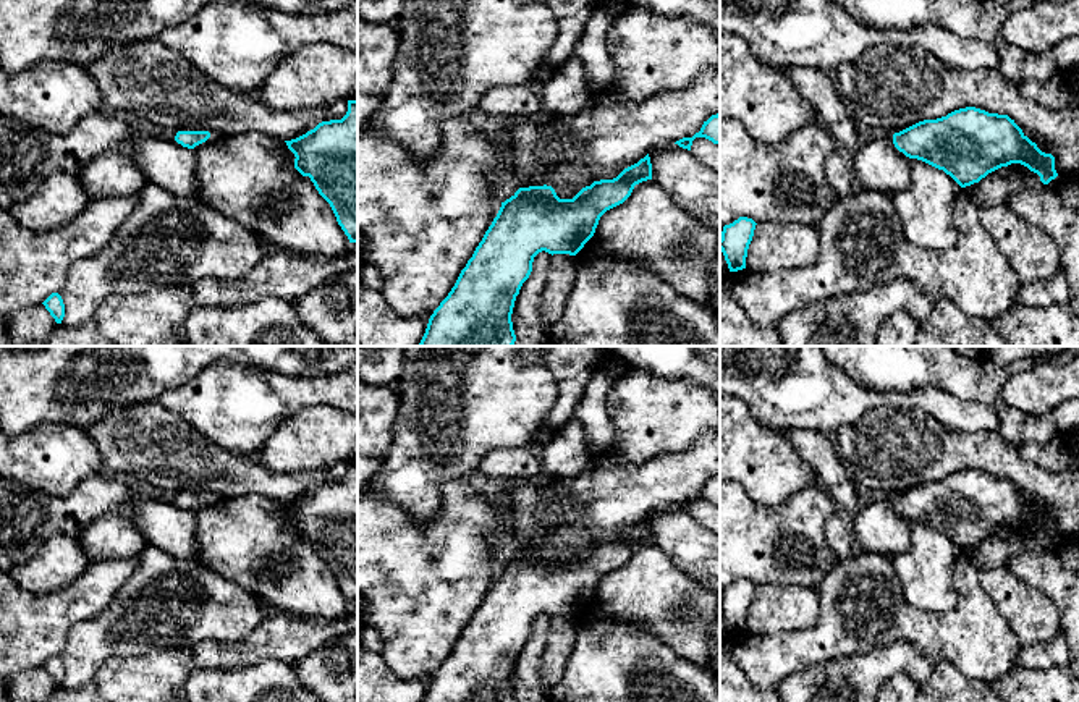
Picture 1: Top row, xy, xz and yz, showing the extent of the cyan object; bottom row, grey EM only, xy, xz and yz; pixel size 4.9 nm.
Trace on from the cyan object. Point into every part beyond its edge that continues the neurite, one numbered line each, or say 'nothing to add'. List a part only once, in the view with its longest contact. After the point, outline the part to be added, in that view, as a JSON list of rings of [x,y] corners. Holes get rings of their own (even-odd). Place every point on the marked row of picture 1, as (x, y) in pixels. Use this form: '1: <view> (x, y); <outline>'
1: xy (214, 136); [[[180,128],[180,129],[176,129],[176,133],[178,131],[209,131],[210,137],[202,144],[212,144],[212,142],[215,142],[215,141],[218,141],[222,137],[217,131],[212,131],[212,129]],[[199,144],[199,146],[202,146],[202,144]],[[196,146],[196,147],[199,147],[199,146]]]

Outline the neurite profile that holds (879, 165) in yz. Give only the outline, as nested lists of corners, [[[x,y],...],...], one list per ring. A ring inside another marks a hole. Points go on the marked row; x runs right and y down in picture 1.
[[[886,136],[861,146],[851,159],[857,188],[896,192],[911,183],[911,159],[899,152]]]

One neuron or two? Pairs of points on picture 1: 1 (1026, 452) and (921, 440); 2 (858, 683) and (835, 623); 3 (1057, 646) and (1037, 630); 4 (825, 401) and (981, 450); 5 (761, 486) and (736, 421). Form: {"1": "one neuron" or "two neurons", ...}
{"1": "two neurons", "2": "two neurons", "3": "two neurons", "4": "two neurons", "5": "one neuron"}

